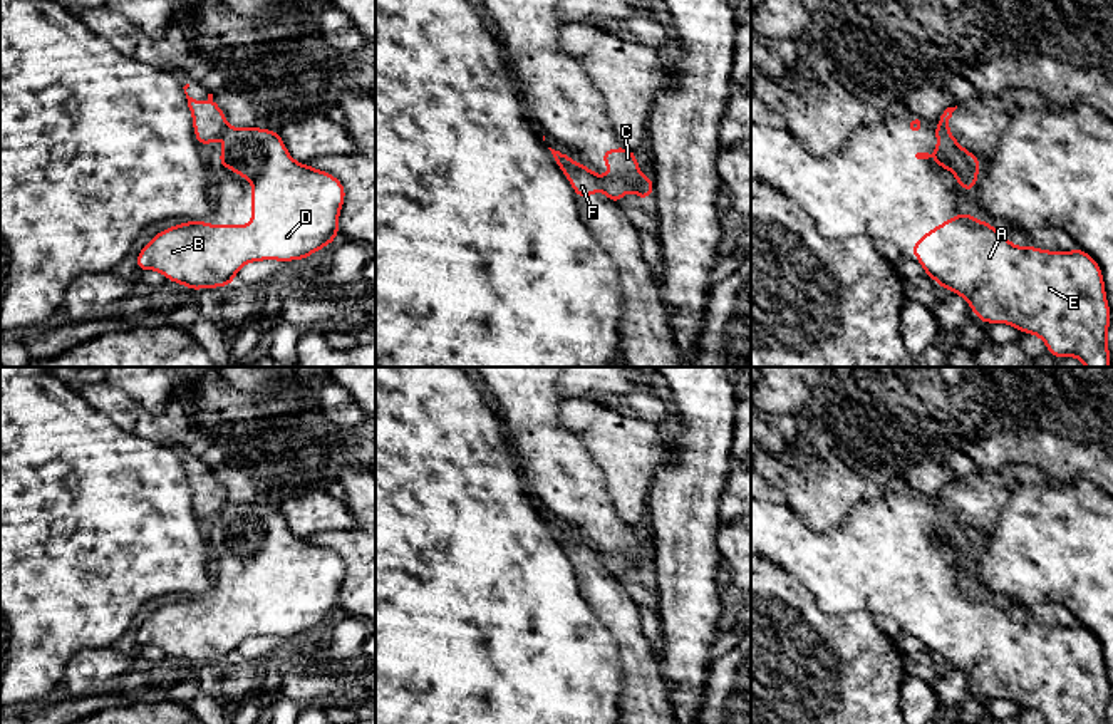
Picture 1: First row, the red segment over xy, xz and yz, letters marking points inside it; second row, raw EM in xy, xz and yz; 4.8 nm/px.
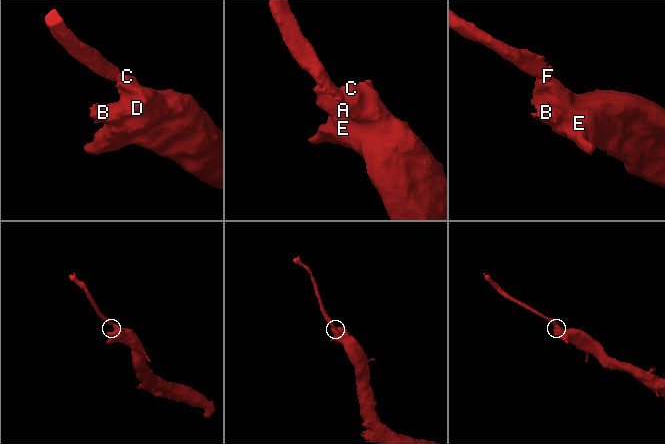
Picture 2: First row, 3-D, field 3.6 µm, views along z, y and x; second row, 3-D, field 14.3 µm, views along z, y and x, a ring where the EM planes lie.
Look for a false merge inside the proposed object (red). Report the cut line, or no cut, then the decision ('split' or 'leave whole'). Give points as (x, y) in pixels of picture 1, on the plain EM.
cut xz (597, 552), (602, 563); split

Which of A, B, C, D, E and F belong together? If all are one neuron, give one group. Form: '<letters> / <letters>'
A B C D E / F

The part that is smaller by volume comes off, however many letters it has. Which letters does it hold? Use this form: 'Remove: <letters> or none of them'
Remove: F

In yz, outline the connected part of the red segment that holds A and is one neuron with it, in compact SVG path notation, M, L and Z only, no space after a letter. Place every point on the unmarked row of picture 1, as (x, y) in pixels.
M965 587L924 608L909 627L927 652L959 669L982 699L1009 699L1021 709L1038 711L1048 724L1110 724L1111 687L1103 647L1081 623L1046 627L1033 620L1016 622L991 598Z

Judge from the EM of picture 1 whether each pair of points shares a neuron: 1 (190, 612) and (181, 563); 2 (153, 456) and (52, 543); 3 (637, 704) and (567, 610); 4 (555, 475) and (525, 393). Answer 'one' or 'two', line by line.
1: two
2: one
3: two
4: one

